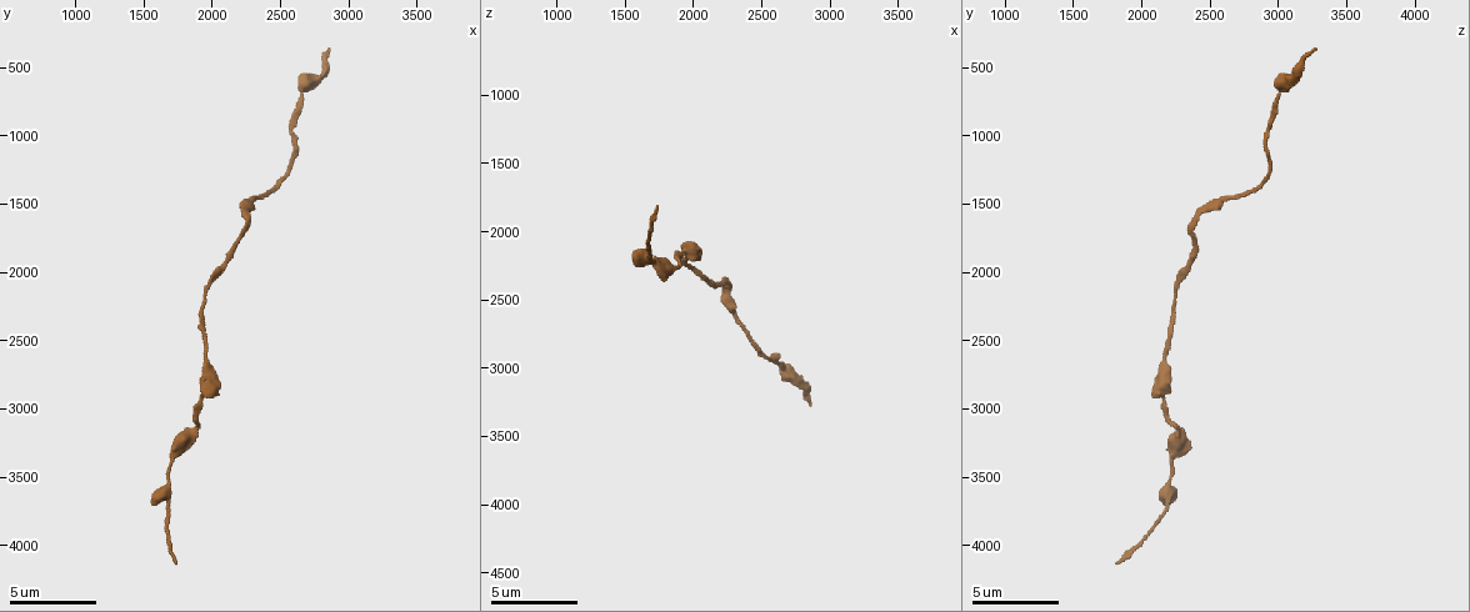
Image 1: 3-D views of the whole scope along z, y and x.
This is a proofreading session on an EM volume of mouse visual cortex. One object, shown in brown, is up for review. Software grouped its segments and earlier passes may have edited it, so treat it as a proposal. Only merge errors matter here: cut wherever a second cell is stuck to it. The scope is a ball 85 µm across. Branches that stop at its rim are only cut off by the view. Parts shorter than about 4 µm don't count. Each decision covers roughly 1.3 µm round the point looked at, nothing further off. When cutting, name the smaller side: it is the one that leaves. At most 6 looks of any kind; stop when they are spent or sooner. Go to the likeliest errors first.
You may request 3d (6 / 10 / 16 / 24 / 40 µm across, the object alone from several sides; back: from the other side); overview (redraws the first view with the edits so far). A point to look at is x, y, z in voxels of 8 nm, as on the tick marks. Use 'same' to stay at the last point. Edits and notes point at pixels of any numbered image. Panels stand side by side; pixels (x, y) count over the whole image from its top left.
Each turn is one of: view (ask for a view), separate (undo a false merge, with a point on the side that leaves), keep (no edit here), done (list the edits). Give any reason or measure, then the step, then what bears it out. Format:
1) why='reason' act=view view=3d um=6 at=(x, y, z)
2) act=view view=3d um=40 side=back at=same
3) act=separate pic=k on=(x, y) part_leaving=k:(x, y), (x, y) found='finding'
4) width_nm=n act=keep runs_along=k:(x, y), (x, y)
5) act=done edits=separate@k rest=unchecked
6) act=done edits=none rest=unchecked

why='thick turns thin' act=view view=3d um=10 at=(1880, 3120, 2220)

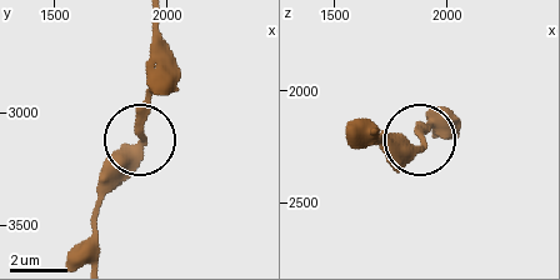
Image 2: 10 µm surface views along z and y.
act=keep runs_along=2:(154, 21), (159, 85), (140, 150), (104, 190) found='all the same cell'

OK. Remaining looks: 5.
act=view view=3d um=6 at=(2240, 1580, 2420)

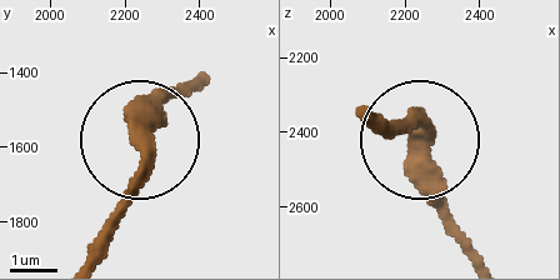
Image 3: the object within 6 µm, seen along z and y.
act=keep runs_along=3:(85, 254), (169, 90) found='continuous, no second cell'

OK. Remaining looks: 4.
act=view view=3d um=6 at=(1980, 2080, 2260)

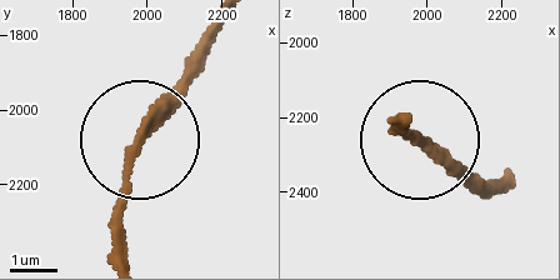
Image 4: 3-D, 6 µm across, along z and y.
act=keep found='continuous, no second cell'

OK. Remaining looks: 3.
act=done edits=none rest=unchecked

